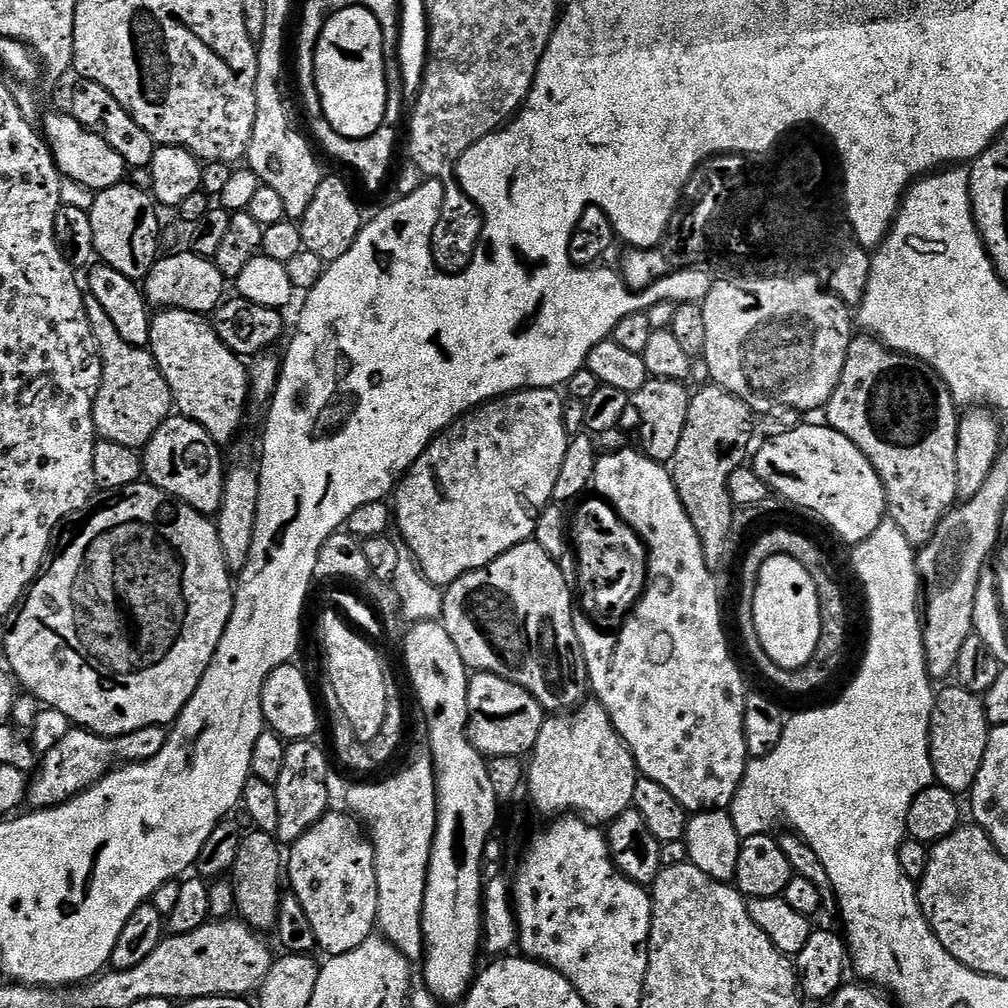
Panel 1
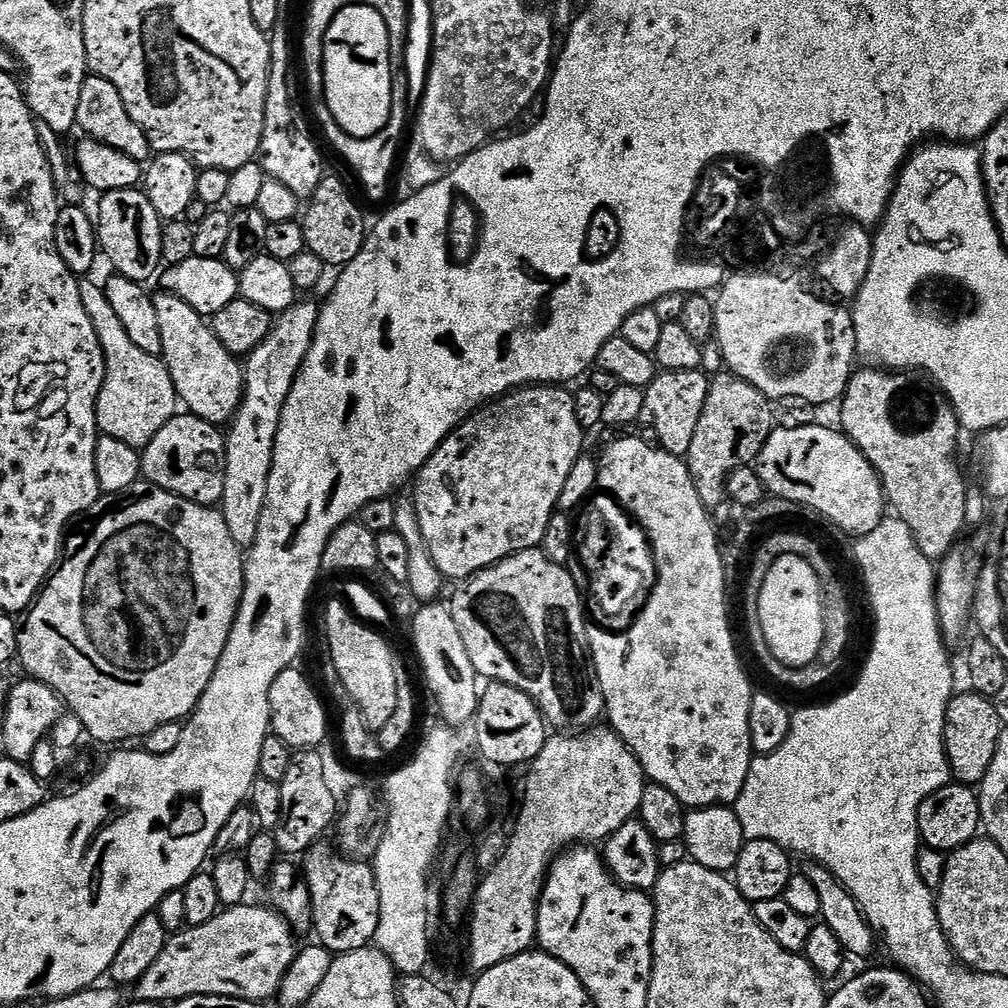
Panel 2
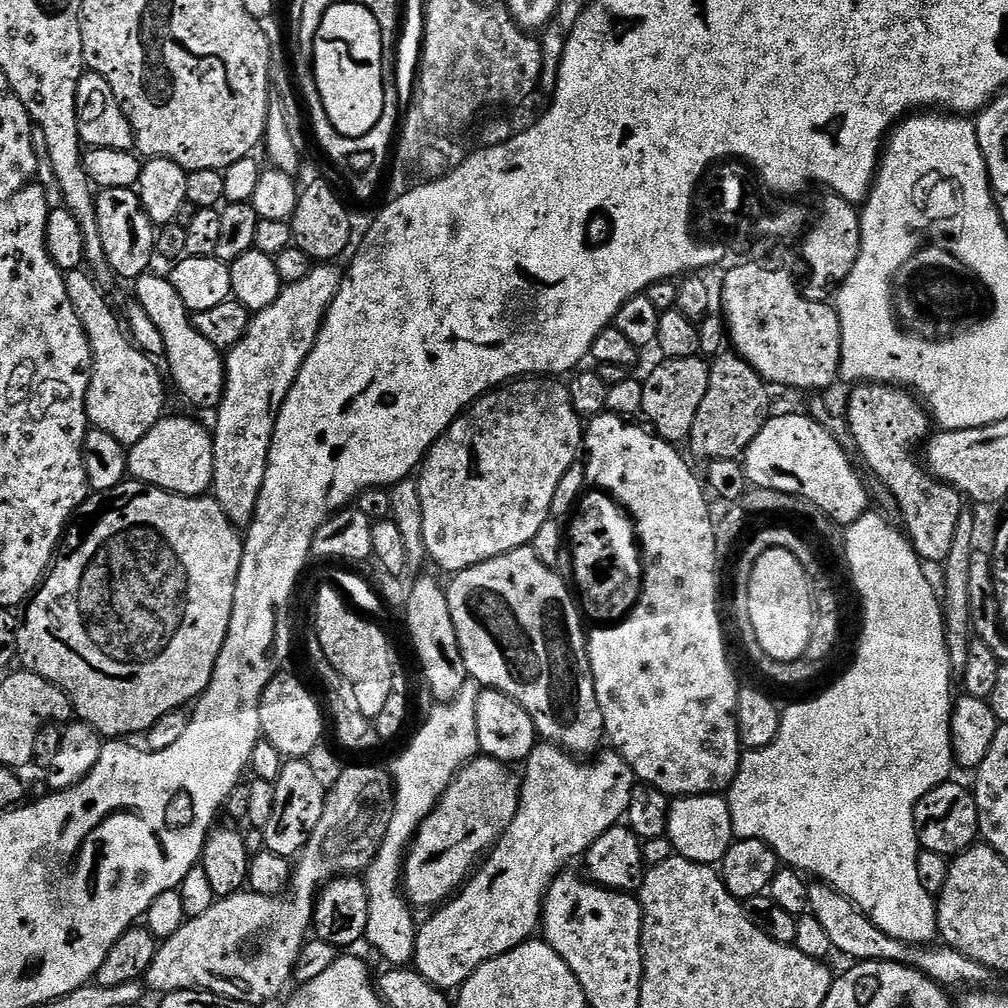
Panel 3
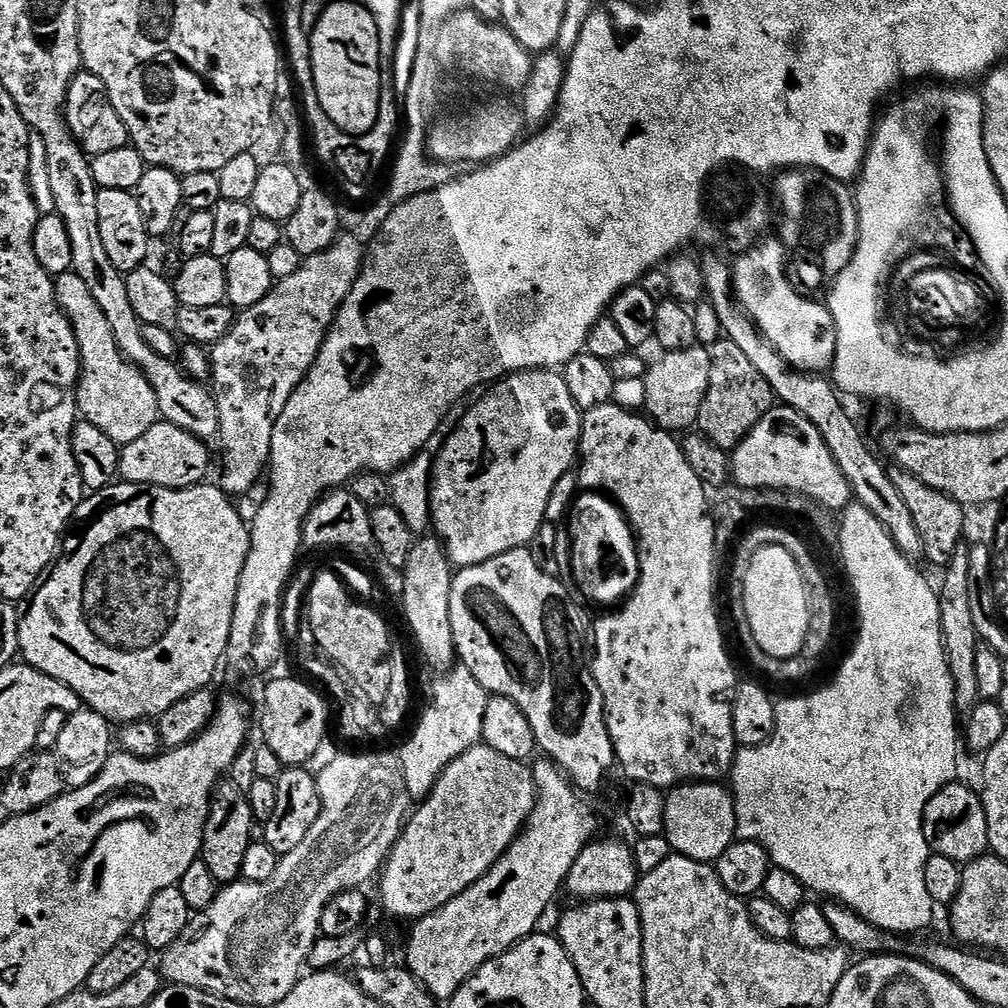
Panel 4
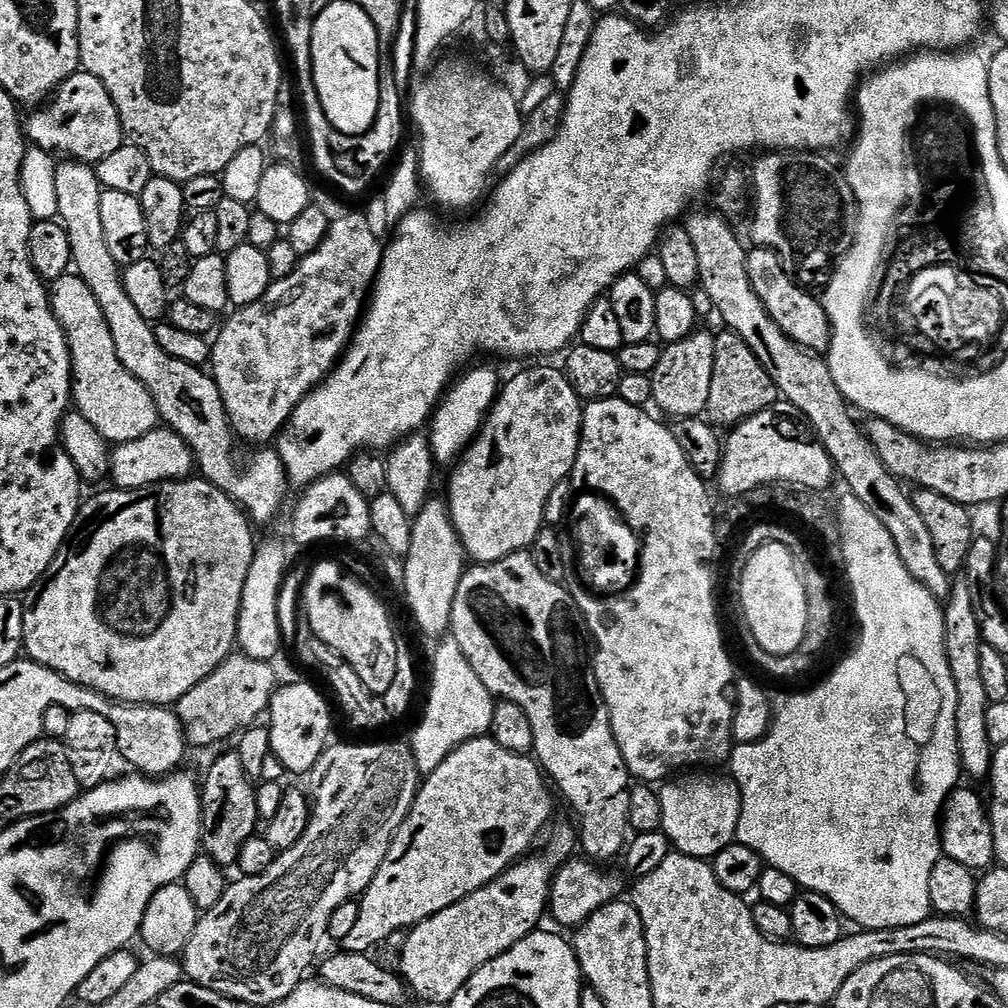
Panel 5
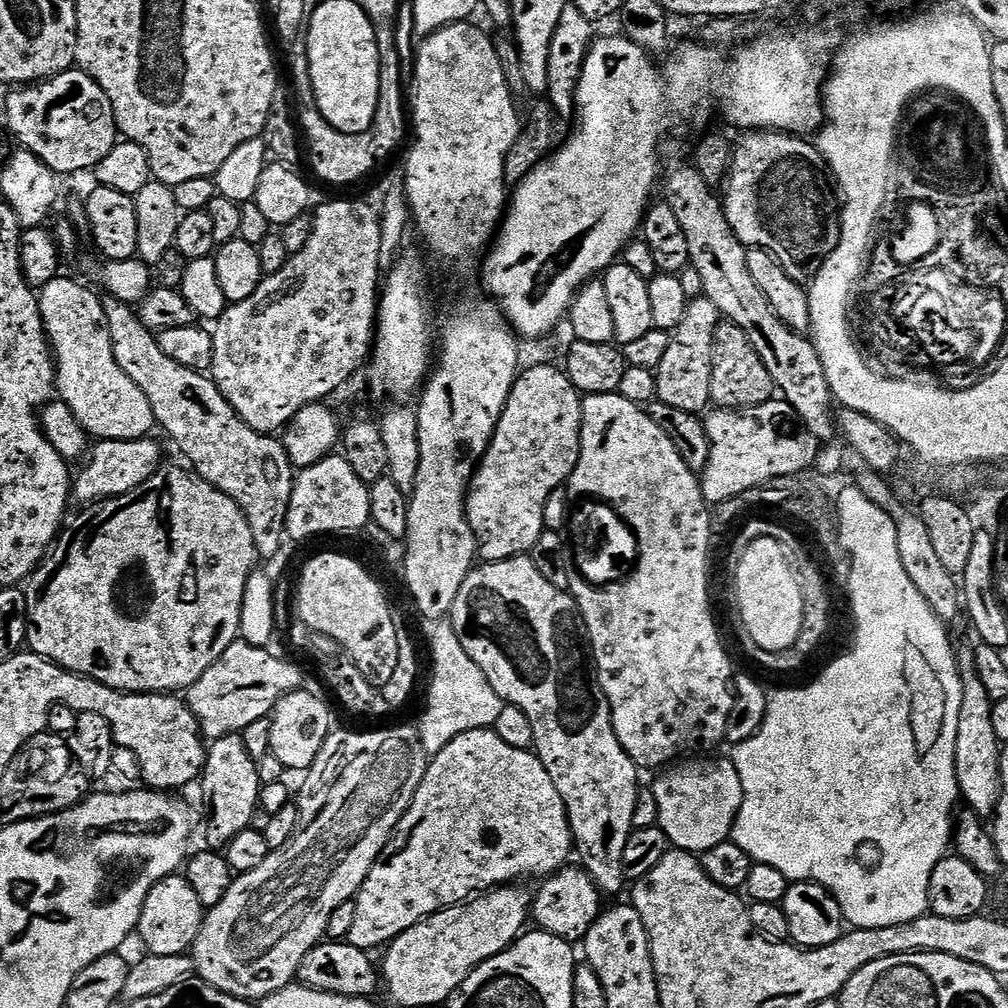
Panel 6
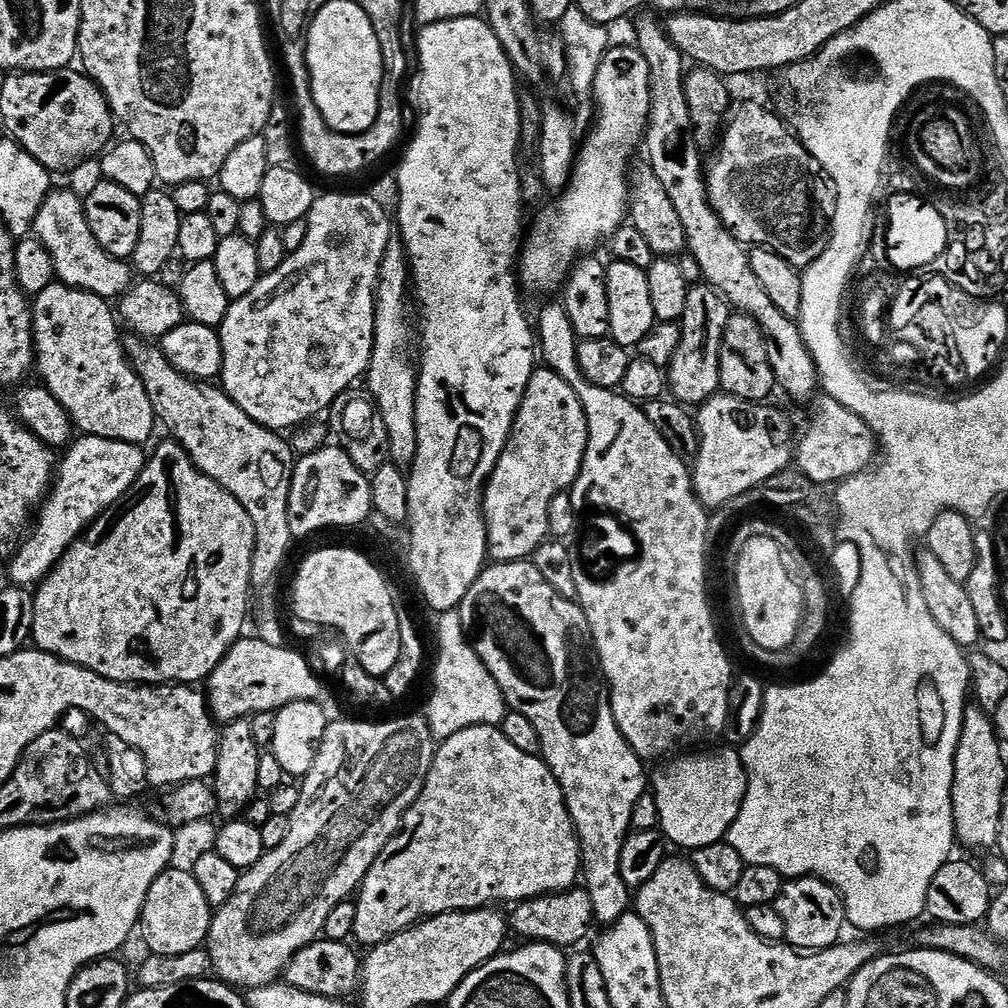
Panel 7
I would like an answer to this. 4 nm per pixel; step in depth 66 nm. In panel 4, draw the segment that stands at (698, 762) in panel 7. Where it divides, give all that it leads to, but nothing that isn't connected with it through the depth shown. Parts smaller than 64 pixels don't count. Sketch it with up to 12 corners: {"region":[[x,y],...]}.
{"region":[[723,783],[681,784],[667,798],[673,853],[715,862],[737,839]]}

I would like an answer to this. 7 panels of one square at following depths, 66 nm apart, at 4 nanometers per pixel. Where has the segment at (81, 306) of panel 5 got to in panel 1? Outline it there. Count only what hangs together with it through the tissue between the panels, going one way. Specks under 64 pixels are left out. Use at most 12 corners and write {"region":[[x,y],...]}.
{"region":[[98,298],[84,308],[104,363],[99,439],[143,449],[173,415],[151,351],[130,346]]}

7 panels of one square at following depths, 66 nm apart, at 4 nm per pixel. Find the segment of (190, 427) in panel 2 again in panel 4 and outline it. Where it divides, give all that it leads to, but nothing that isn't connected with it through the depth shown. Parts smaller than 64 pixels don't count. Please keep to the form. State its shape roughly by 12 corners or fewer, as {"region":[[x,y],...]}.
{"region":[[158,422],[123,445],[130,484],[189,488],[208,472],[194,434]]}

